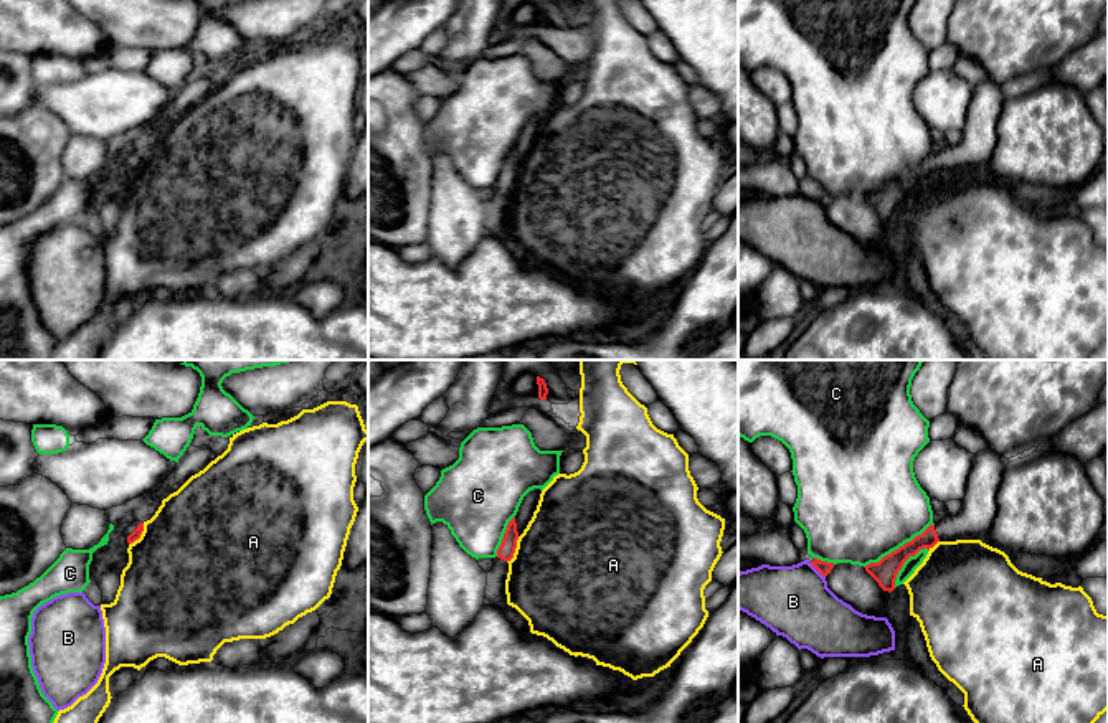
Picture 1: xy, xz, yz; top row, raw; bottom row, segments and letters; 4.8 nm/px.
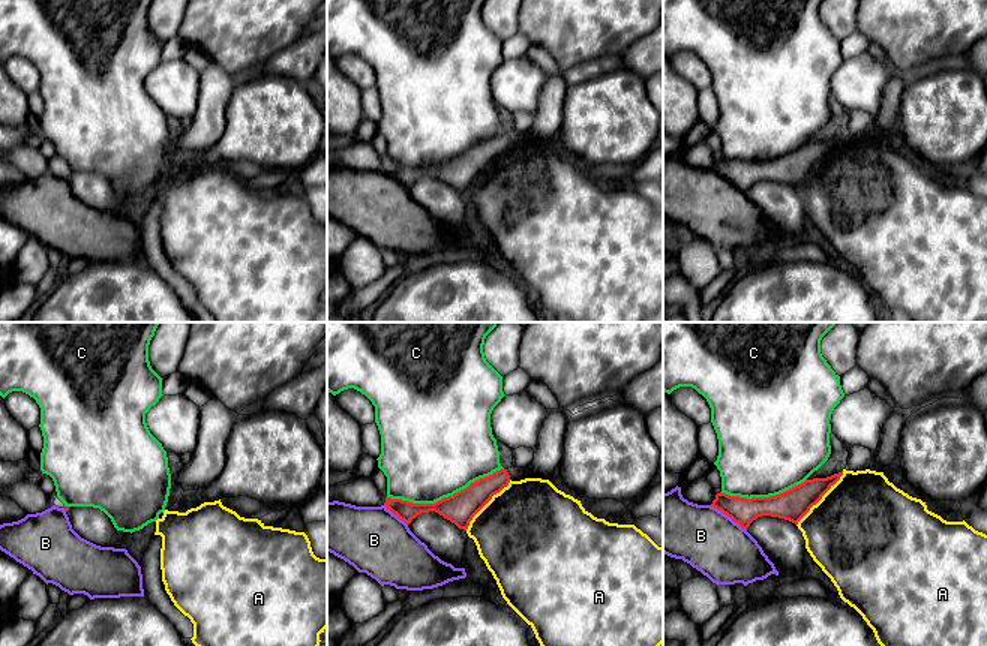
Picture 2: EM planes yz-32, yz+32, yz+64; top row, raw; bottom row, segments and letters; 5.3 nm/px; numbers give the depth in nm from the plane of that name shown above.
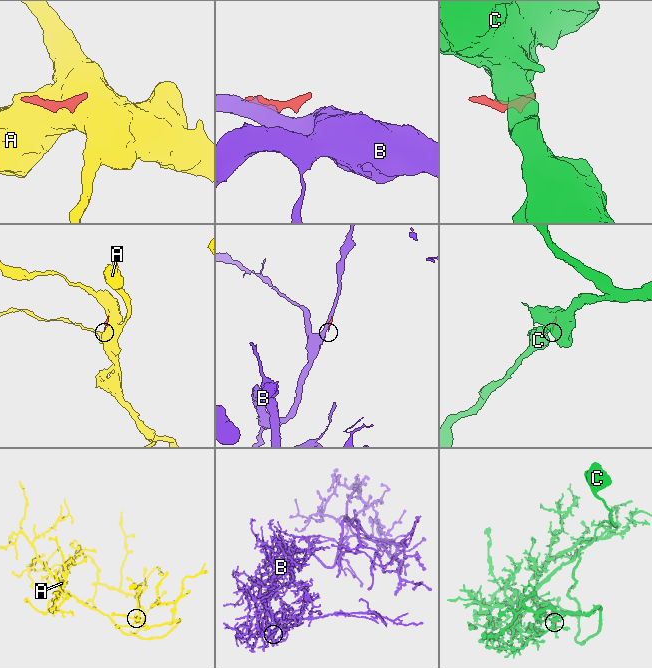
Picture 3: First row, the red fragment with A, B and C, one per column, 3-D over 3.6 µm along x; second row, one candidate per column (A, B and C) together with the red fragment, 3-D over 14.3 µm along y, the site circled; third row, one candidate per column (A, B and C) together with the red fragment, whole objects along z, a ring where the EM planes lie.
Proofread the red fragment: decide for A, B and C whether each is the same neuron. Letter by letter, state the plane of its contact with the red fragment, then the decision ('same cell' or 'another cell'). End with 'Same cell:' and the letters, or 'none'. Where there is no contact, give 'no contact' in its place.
A: contact in xz; another cell
B: contact in yz; another cell
C: contact in yz; another cell
Same cell: none

